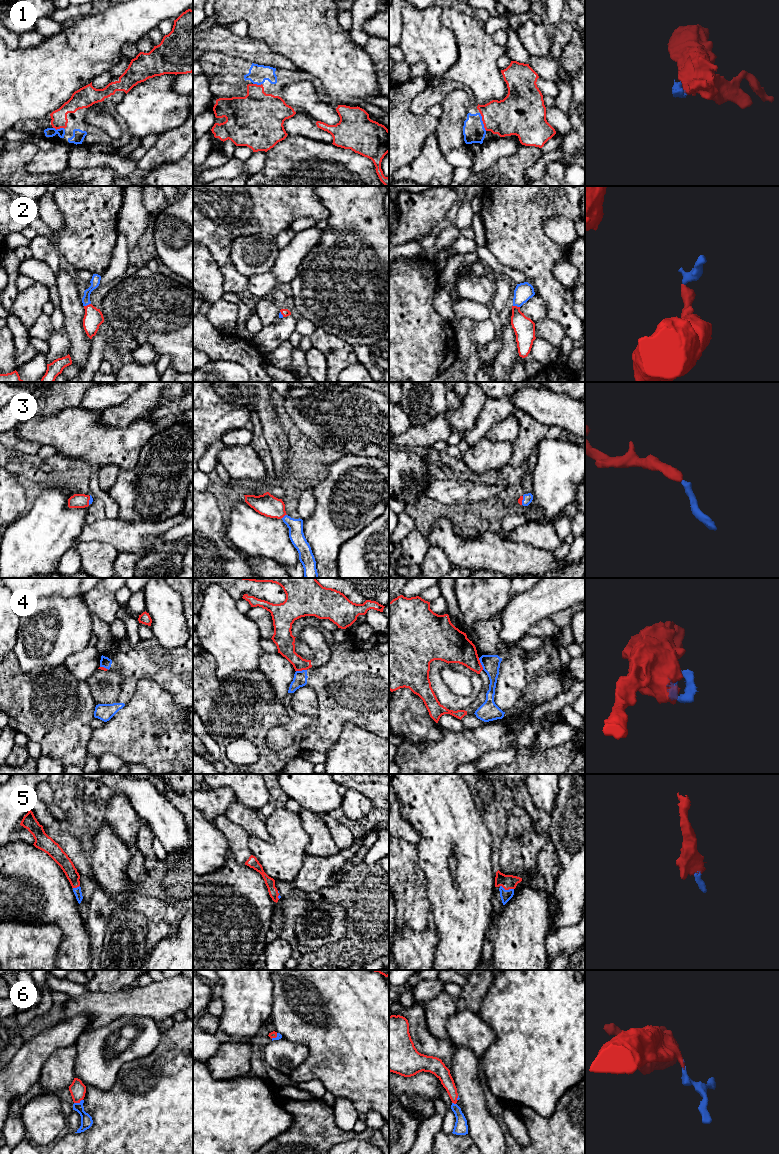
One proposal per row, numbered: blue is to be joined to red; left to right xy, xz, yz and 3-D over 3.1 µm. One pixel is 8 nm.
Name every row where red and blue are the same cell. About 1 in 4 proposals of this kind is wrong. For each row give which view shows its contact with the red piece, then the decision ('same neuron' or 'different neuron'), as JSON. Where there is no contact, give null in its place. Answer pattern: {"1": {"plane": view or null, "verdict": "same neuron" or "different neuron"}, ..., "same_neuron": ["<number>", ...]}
{"1": {"plane": "yz", "verdict": "same neuron"}, "2": {"plane": "xy", "verdict": "same neuron"}, "3": {"plane": "xz", "verdict": "same neuron"}, "4": {"plane": "yz", "verdict": "different neuron"}, "5": {"plane": "yz", "verdict": "same neuron"}, "6": {"plane": "xy", "verdict": "same neuron"}, "same_neuron": ["1", "2", "3", "5", "6"]}

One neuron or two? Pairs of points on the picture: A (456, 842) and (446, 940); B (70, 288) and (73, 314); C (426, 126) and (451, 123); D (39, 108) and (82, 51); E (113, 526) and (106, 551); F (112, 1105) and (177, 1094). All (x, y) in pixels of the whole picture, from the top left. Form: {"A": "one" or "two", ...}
{"A": "one", "B": "one", "C": "two", "D": "one", "E": "two", "F": "one"}

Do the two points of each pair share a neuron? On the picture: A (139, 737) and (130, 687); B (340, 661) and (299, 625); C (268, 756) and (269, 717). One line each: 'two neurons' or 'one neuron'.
A: two neurons
B: one neuron
C: one neuron

